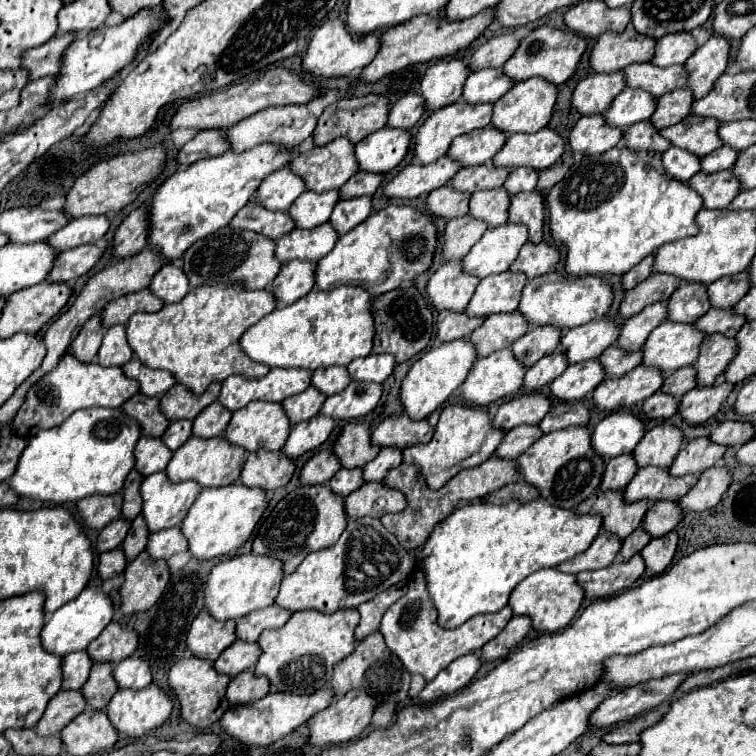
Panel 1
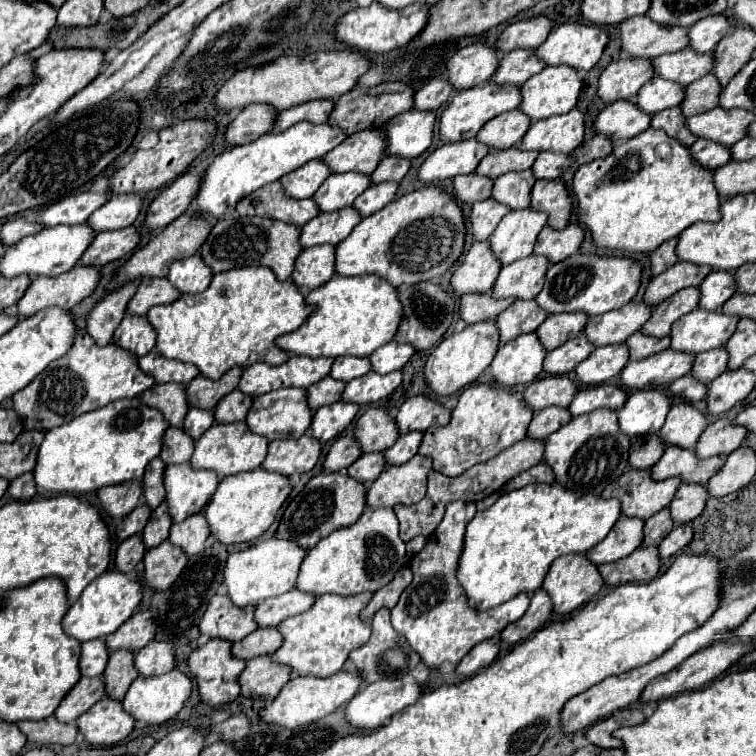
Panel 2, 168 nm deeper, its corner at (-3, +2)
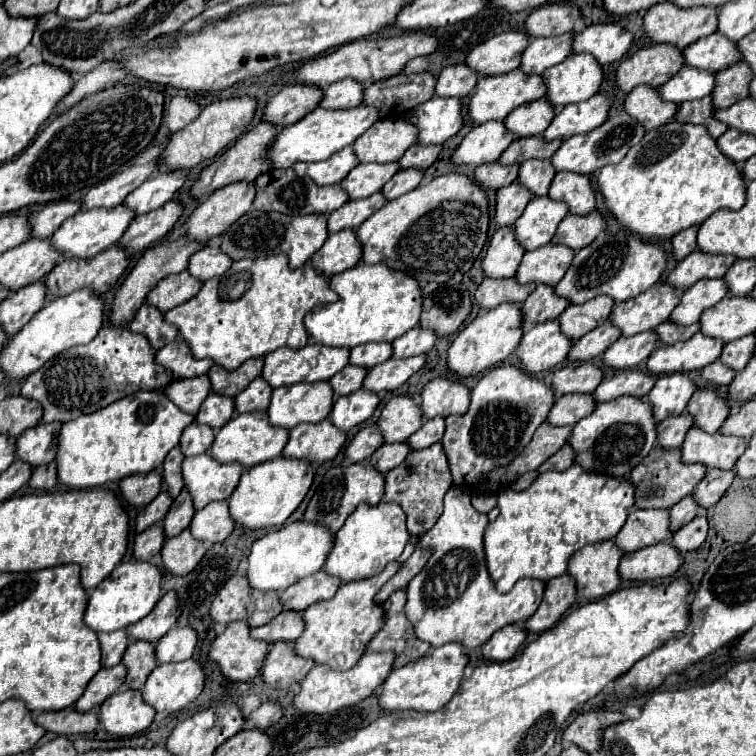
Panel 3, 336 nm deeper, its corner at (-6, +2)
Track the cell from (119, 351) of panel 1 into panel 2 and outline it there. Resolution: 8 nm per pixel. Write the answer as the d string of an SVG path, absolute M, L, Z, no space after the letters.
M126 314L114 332L114 342L136 356L146 356L156 346L156 330L146 316Z

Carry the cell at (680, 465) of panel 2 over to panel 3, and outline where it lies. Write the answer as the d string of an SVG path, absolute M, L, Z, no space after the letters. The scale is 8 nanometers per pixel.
M689 428L685 442L681 444L681 462L683 464L701 462L707 468L731 470L737 458L745 452L745 446L747 440L743 438L721 436L719 432L705 434L703 430Z

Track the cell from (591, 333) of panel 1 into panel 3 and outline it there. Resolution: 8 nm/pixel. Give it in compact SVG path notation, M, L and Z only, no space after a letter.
M655 284L653 288L649 288L647 292L639 294L637 298L631 298L629 302L621 302L613 308L609 320L615 328L621 330L621 336L633 336L639 332L647 332L653 330L655 326L659 326L661 322L665 322L669 318L669 314L673 312L673 308L679 304L679 296L675 294L675 290L667 284Z

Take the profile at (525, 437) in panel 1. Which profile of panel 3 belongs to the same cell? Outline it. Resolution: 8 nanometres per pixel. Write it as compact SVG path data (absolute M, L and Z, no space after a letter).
M567 394L559 396L547 416L551 426L573 426L581 418L589 416L595 410L595 402L591 394Z

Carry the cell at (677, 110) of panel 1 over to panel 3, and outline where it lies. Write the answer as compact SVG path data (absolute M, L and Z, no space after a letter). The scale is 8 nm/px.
M737 62L735 66L729 66L725 70L719 70L715 74L715 86L711 92L713 108L729 108L737 100L743 100L749 96L749 78L753 78L753 72L745 62Z

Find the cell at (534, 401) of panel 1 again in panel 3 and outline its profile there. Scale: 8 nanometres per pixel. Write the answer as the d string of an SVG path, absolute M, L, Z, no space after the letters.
M591 362L581 364L569 364L565 368L559 368L553 372L551 388L557 396L563 394L591 394L603 378L601 368L597 368Z

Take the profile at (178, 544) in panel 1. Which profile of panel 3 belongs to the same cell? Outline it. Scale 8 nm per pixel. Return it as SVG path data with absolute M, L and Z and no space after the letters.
M213 502L207 504L203 510L195 512L189 530L193 538L205 544L215 544L225 540L233 530L233 522L227 512L227 502Z

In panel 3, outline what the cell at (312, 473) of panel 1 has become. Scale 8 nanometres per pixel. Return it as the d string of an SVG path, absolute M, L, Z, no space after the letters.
M375 424L365 426L345 446L345 460L347 462L365 462L365 458L369 458L381 444L383 444L383 438L381 438L381 432L377 430L377 426Z

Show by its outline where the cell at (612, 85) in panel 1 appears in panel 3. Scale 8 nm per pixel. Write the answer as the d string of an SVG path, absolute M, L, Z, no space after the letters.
M653 44L627 56L617 68L617 86L623 92L647 84L657 88L675 76L683 66L681 50L669 44Z

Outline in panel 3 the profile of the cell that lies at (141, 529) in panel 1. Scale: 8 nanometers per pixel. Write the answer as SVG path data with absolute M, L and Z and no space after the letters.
M183 488L181 494L173 500L173 504L171 504L171 508L169 508L169 512L167 512L165 520L163 520L163 534L165 534L165 538L173 538L173 536L181 534L189 526L193 514L195 514L195 510L193 510L191 496Z

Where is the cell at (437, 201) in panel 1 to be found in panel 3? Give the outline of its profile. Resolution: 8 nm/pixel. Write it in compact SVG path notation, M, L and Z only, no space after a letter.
M497 162L493 164L483 164L475 168L475 182L487 190L499 190L503 186L509 186L517 178L519 166L501 166Z

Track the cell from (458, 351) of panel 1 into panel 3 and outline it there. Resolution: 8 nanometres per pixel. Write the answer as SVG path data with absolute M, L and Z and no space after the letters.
M501 304L495 310L481 312L473 322L469 322L453 340L447 350L447 368L459 378L475 376L489 370L491 366L505 360L521 340L521 310L517 304Z

